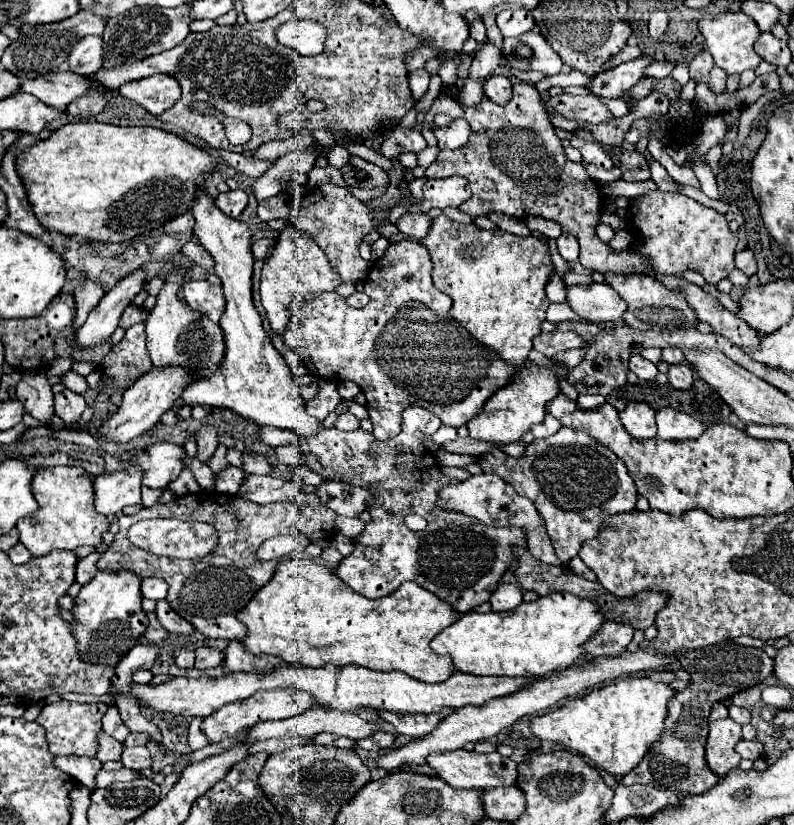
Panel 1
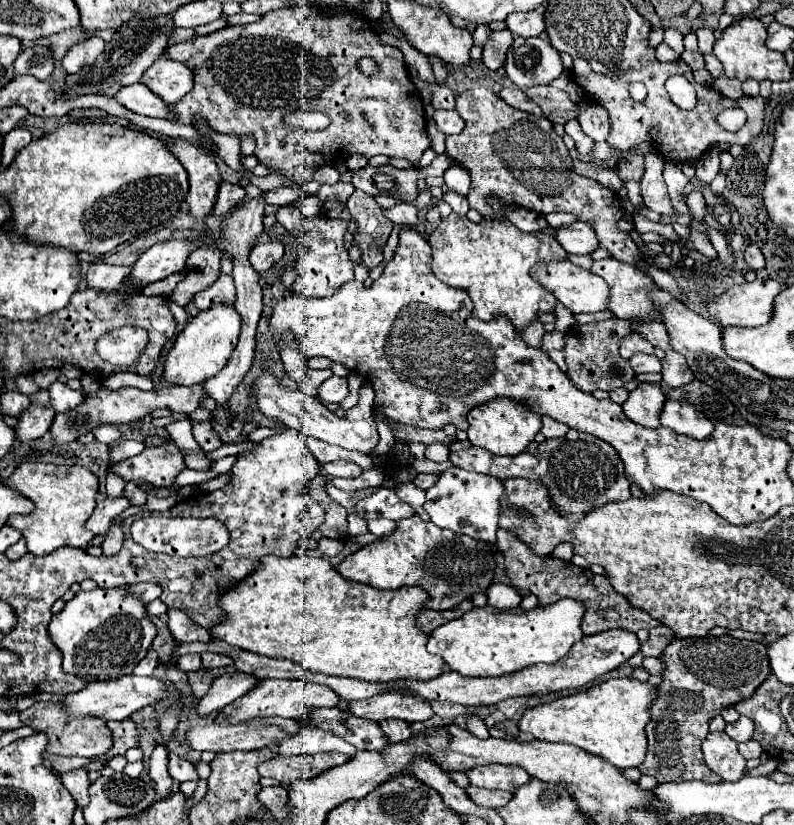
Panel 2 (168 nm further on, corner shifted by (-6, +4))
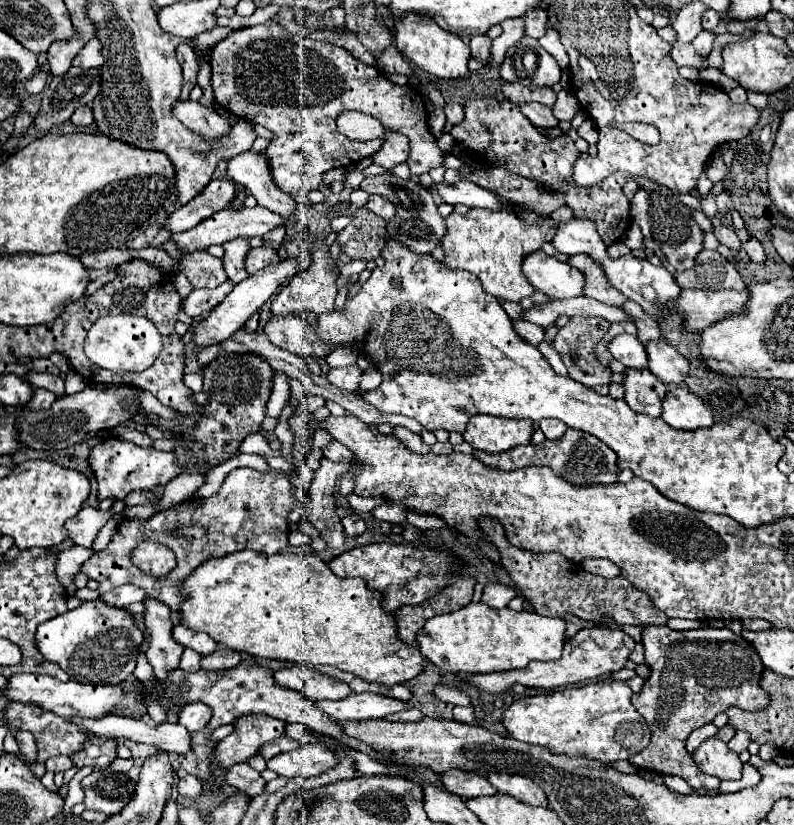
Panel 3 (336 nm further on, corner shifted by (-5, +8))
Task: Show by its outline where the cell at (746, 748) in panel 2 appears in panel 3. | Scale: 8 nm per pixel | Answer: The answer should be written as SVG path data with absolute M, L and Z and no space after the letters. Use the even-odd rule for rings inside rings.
M737 731L737 733L735 733L735 737L733 737L727 745L729 745L729 749L731 749L731 751L741 753L741 751L747 751L749 743L751 743L749 733L747 733L747 731Z

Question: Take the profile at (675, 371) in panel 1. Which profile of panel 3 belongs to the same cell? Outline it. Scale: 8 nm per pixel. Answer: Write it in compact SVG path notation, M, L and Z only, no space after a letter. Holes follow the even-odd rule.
M665 337L649 341L645 345L645 351L649 361L647 363L649 371L653 371L663 383L679 385L689 375L689 361L681 353L677 353L677 349L669 345Z

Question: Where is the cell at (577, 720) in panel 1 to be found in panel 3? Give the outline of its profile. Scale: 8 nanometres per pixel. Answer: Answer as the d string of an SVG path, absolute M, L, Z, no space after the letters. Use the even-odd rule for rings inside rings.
M599 681L583 687L569 687L533 697L521 697L503 713L509 737L531 745L543 745L551 753L589 757L601 765L629 759L641 753L651 741L651 729L631 705L631 689L625 681Z

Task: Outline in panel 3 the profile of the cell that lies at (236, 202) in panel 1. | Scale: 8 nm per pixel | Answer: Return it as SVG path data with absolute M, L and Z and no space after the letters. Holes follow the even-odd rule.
M211 181L193 201L189 201L187 205L175 209L169 219L163 223L163 231L173 233L181 233L185 229L195 227L197 223L201 223L203 219L211 217L213 213L225 209L231 199L235 197L235 183L233 181Z

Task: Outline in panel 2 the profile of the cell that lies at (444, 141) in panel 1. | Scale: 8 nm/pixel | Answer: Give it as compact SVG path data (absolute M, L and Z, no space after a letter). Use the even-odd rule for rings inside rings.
M436 111L432 119L434 119L438 131L442 131L444 135L462 133L462 129L464 129L464 121L456 111Z

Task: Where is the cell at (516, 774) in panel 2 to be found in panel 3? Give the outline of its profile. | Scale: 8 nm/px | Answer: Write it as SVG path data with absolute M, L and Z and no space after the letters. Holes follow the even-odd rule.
M489 773L487 779L499 793L511 795L533 807L547 807L545 791L529 777L511 775L511 773Z

